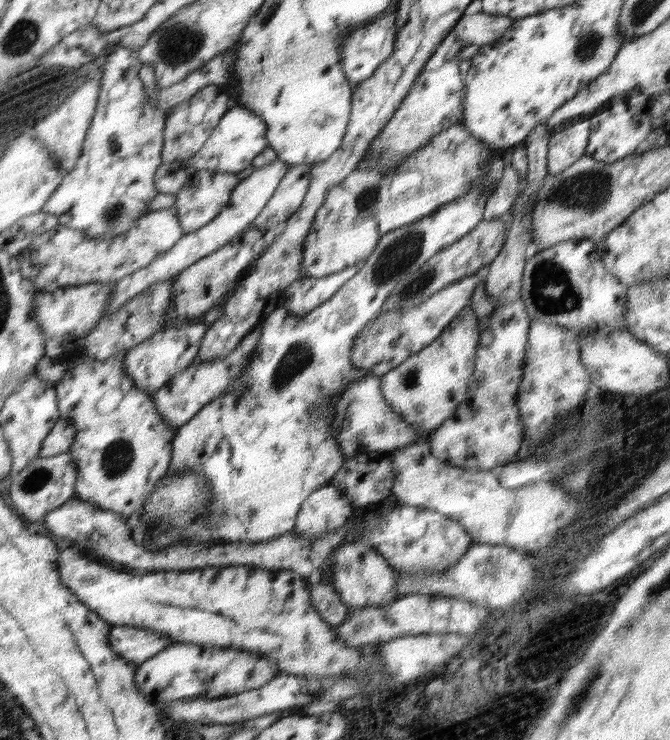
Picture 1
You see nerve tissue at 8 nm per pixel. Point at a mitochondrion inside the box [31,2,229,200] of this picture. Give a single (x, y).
(181, 40)

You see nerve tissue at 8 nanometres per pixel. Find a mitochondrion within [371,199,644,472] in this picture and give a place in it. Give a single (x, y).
(550, 291)

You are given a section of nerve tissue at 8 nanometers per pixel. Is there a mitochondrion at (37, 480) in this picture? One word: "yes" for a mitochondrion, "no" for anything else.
yes

